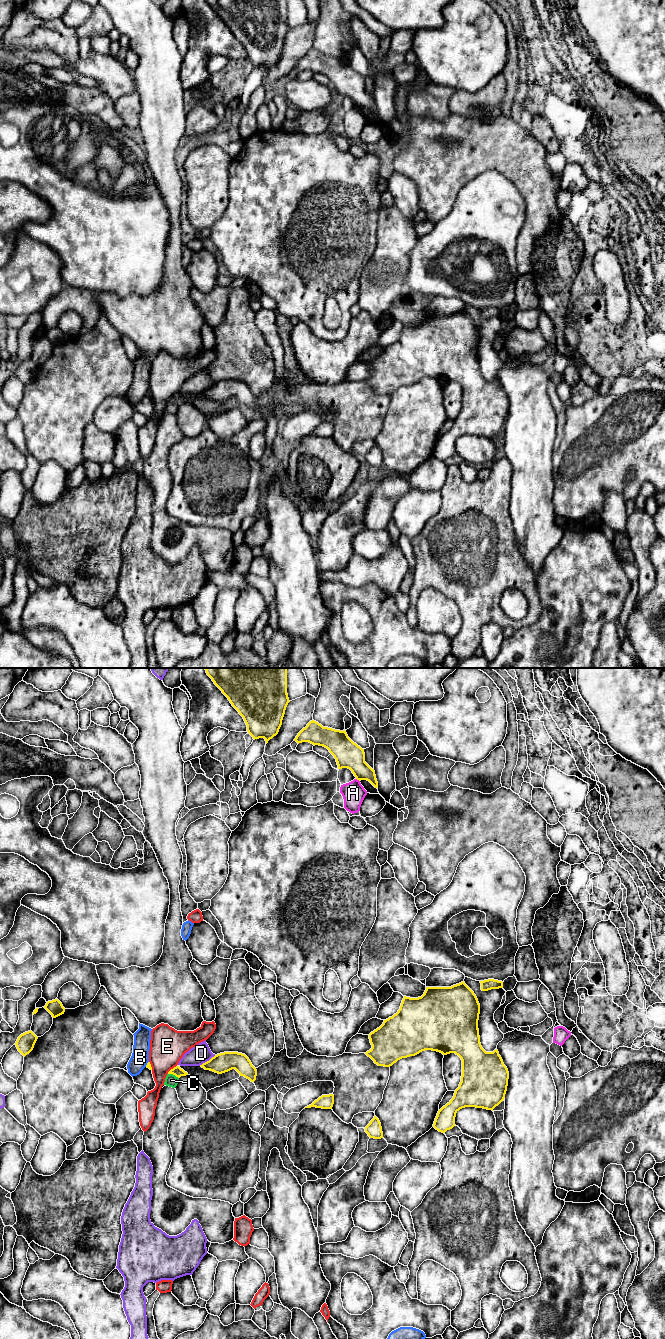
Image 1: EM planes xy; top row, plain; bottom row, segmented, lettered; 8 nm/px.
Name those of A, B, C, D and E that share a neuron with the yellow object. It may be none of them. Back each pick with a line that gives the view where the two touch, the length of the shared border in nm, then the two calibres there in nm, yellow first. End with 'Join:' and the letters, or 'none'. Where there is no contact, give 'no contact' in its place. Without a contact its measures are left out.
Join: none

